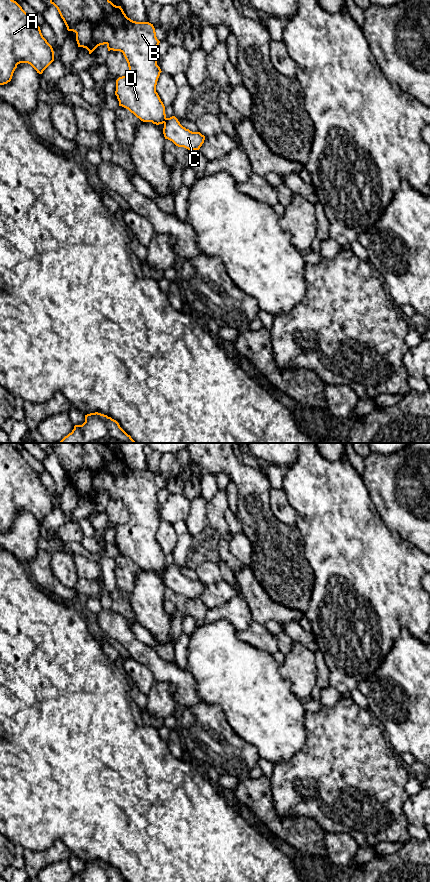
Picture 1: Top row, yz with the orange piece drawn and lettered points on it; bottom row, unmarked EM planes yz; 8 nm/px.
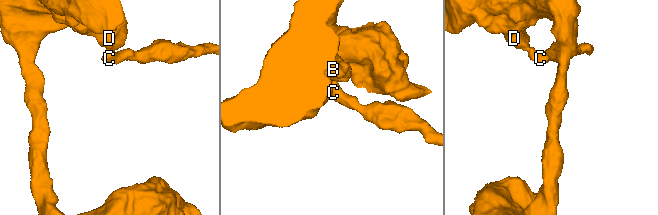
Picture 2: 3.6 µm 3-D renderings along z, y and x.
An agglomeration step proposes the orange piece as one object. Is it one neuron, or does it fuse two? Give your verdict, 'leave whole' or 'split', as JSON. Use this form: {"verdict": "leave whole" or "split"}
{"verdict": "split"}

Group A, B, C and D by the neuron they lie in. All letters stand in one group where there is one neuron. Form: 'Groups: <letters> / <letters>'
Groups: A B D / C

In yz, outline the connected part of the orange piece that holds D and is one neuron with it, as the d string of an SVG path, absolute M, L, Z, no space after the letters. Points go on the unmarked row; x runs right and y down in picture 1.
M49 443L50 451L53 452L67 478L76 481L78 495L86 496L91 502L98 494L107 493L108 499L120 499L123 501L128 511L128 521L116 528L115 543L119 549L119 554L128 557L143 570L152 570L159 573L166 569L165 554L156 540L156 533L160 521L157 513L158 493L160 489L156 485L153 472L149 470L136 470L126 464L121 454L114 453L107 443Z

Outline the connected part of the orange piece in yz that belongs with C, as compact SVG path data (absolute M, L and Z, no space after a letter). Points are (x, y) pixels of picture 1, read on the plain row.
M175 564L166 567L163 582L165 587L188 598L199 598L205 588L200 580L192 580L183 575Z

